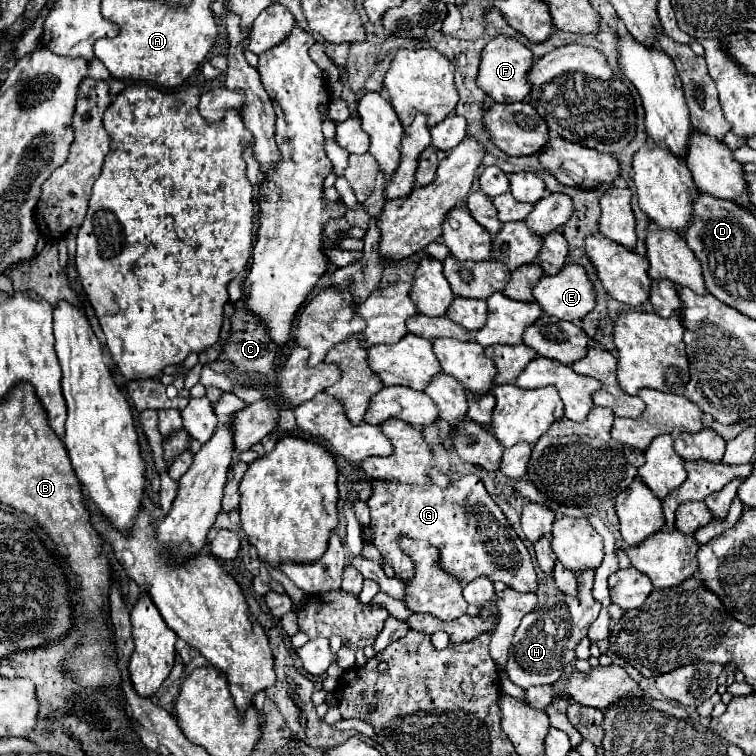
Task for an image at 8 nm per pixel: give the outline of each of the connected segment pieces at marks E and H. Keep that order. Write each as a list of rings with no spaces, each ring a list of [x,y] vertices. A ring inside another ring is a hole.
[[[567,264],[559,274],[555,276],[543,276],[535,288],[533,296],[543,306],[543,312],[567,320],[567,322],[581,322],[593,308],[595,308],[595,294],[593,294],[593,282],[589,280],[587,272],[579,264]]]
[[[585,570],[577,574],[579,582],[579,596],[567,596],[559,594],[547,600],[543,608],[533,610],[521,620],[521,626],[517,628],[513,636],[513,644],[509,648],[509,660],[505,666],[505,672],[509,680],[523,690],[531,686],[543,686],[543,684],[555,684],[565,668],[575,660],[575,648],[577,644],[587,636],[587,630],[591,622],[599,616],[601,604],[591,596],[593,586],[593,570]]]

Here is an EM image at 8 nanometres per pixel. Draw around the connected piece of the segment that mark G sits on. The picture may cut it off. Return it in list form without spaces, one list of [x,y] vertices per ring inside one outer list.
[[[463,476],[457,482],[451,482],[445,490],[433,482],[420,487],[420,490],[417,487],[373,480],[373,494],[367,502],[371,508],[373,544],[393,566],[399,578],[405,580],[415,574],[413,560],[399,546],[399,538],[409,536],[435,542],[441,550],[441,566],[461,582],[471,582],[479,574],[485,574],[493,582],[501,580],[517,592],[537,592],[537,574],[531,564],[531,556],[499,506],[487,494],[479,476]]]

